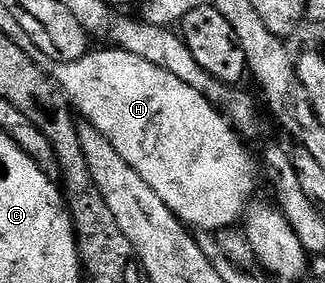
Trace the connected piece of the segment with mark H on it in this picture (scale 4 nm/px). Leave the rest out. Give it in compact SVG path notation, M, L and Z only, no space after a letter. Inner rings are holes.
M22 38L20 44L23 53L27 53L42 71L51 72L52 82L71 104L72 110L115 145L115 153L119 153L119 157L123 157L123 161L127 161L127 165L159 193L159 201L163 201L186 227L198 227L196 230L201 233L216 233L224 227L234 226L244 216L254 198L259 167L255 159L253 164L248 149L241 144L244 143L242 136L206 95L179 81L175 73L167 73L167 69L159 69L159 65L151 65L151 61L143 61L143 57L135 57L135 53L93 49L79 57L79 61L53 64L29 39Z

